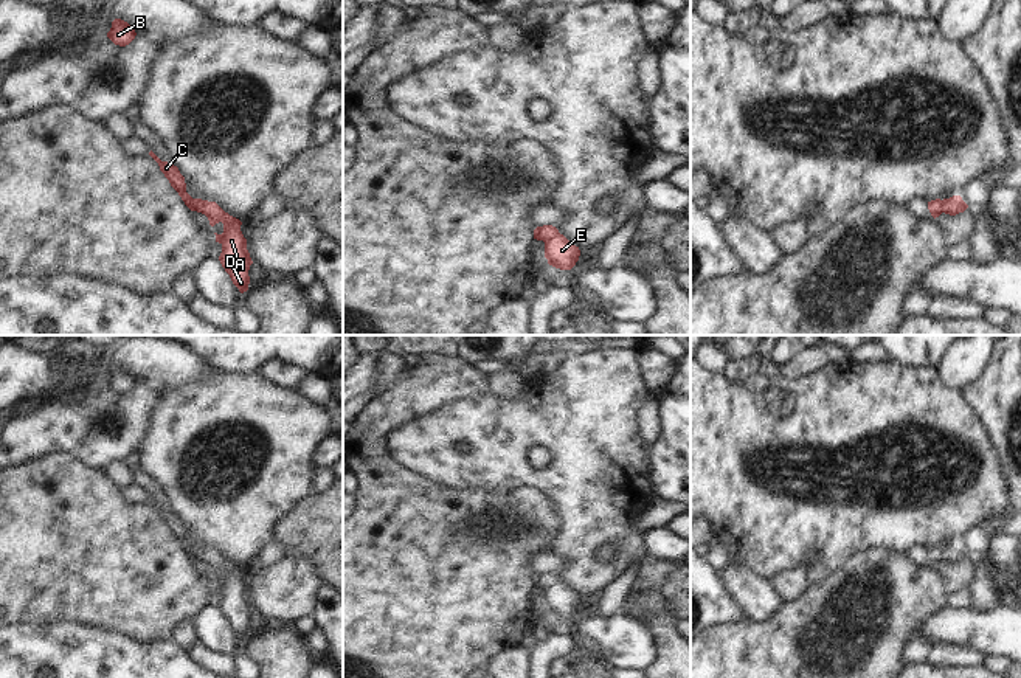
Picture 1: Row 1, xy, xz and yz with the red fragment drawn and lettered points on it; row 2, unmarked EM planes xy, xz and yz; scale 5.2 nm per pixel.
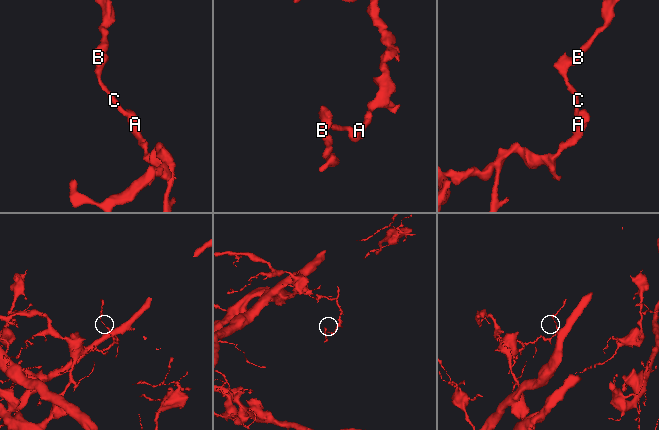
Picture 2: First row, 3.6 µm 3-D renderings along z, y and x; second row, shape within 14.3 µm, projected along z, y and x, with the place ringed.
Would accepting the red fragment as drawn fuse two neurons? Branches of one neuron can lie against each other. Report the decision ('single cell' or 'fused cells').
single cell

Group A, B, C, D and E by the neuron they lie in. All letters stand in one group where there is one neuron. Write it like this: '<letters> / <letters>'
A B C D E

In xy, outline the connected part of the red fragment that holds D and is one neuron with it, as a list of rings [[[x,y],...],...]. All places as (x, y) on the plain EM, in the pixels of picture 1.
[[[152,498],[149,503],[158,510],[160,518],[164,521],[171,534],[178,540],[191,559],[205,562],[211,574],[219,569],[223,571],[223,580],[214,580],[216,590],[222,593],[219,608],[239,639],[247,639],[250,631],[248,617],[253,608],[247,597],[247,586],[241,579],[242,569],[225,560],[216,549],[192,546],[186,540],[185,524],[180,521],[178,515],[172,510],[161,509]]]

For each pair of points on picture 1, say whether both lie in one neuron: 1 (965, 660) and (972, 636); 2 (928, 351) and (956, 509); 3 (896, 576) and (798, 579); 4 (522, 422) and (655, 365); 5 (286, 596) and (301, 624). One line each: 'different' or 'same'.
1: different
2: different
3: different
4: different
5: different

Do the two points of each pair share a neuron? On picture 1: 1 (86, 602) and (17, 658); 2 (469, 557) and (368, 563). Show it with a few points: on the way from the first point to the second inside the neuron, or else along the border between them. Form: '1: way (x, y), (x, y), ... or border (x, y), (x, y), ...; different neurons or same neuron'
1: border (24, 622), (81, 622), (96, 629); different neurons
2: way (444, 563), (393, 563); same neuron

